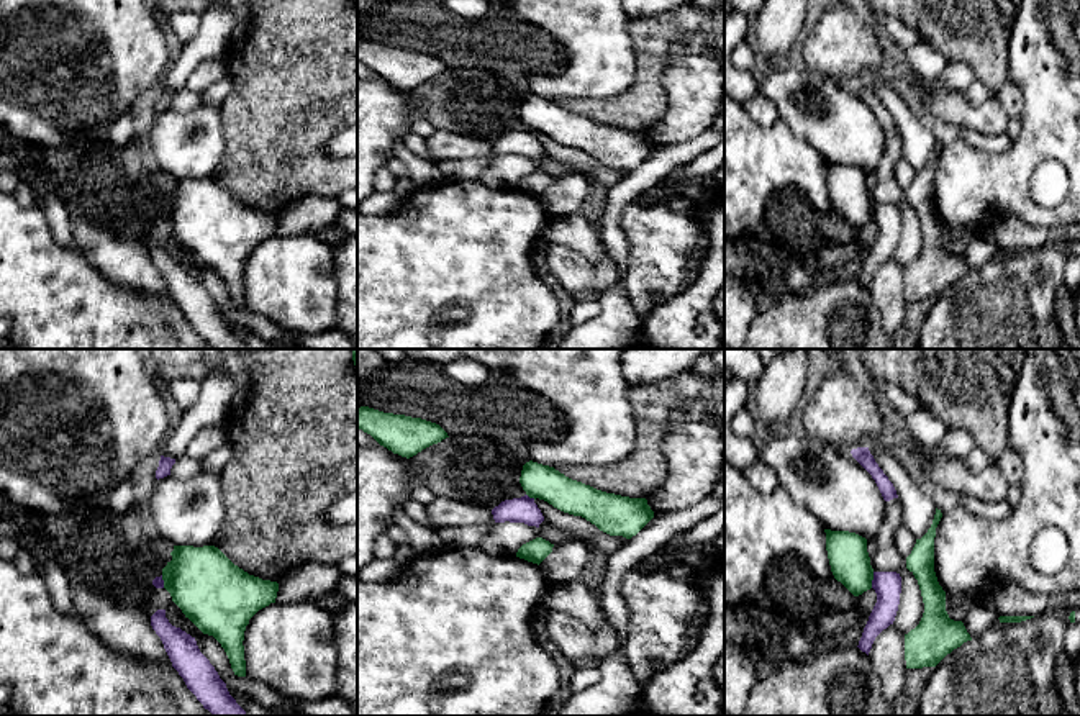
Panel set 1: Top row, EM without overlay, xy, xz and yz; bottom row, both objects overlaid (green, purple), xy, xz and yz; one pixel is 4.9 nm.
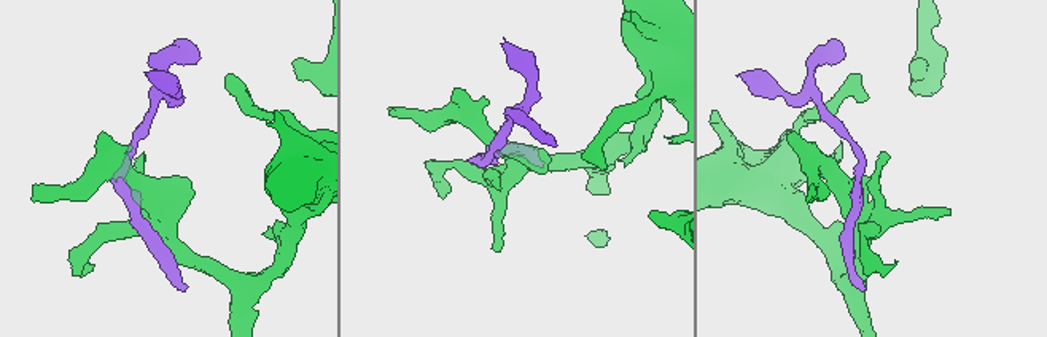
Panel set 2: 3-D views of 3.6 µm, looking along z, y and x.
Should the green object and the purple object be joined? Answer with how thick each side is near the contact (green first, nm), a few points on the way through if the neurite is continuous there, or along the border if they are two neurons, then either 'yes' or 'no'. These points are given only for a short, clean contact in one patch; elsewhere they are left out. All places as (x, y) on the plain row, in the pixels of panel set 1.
200/140 nm | along yz (874, 205), (871, 220) | no

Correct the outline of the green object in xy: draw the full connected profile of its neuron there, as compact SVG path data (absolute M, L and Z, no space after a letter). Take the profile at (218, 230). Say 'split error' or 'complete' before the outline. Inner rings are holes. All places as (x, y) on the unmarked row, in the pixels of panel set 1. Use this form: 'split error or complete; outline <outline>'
complete; outline M174 179L172 193L162 202L164 221L203 267L213 269L225 282L234 308L246 310L244 264L249 252L275 236L279 216L249 208L215 179Z

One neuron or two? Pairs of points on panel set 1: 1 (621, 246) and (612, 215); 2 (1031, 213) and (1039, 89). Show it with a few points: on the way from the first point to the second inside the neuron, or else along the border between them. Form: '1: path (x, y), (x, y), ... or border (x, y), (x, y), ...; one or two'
1: path (613, 238), (612, 223); one
2: path (1020, 182), (1020, 161), (1039, 140), (1039, 120); one

